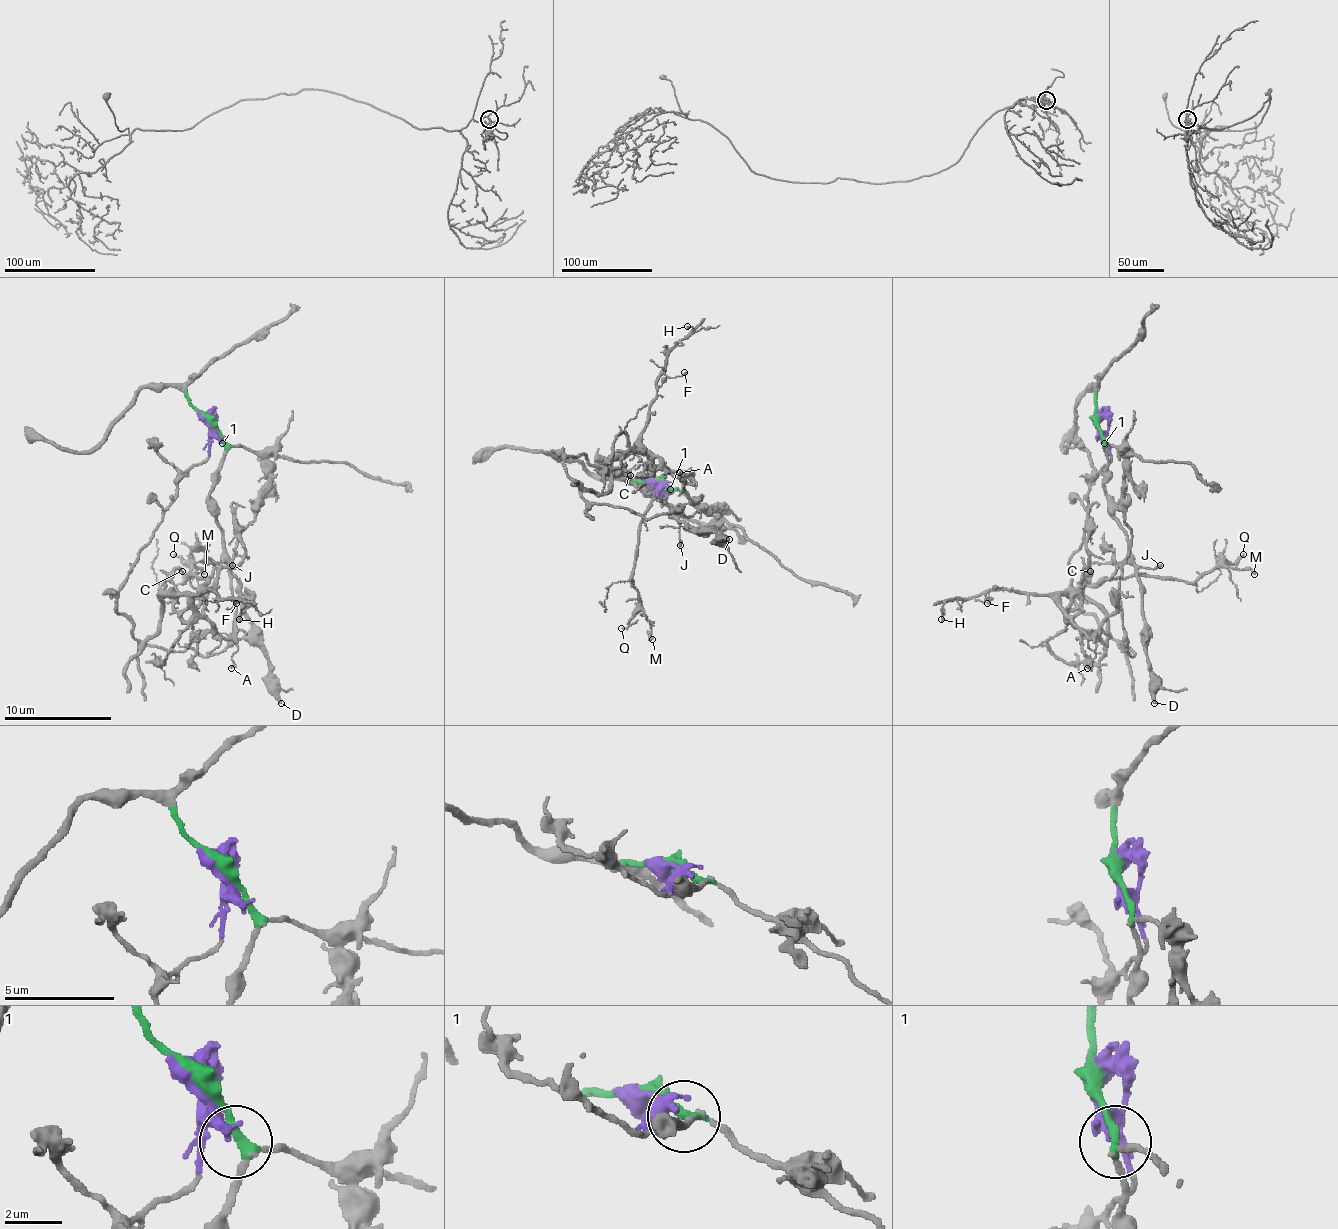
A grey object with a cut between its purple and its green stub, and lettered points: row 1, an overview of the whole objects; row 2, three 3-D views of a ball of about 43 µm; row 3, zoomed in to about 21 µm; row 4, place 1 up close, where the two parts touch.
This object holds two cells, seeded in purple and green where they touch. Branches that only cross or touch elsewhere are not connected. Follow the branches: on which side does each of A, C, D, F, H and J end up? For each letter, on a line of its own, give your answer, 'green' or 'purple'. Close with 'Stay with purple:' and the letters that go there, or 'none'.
A: purple
C: purple
D: green
F: purple
H: purple
J: green
Stay with purple: A, C, F, H

